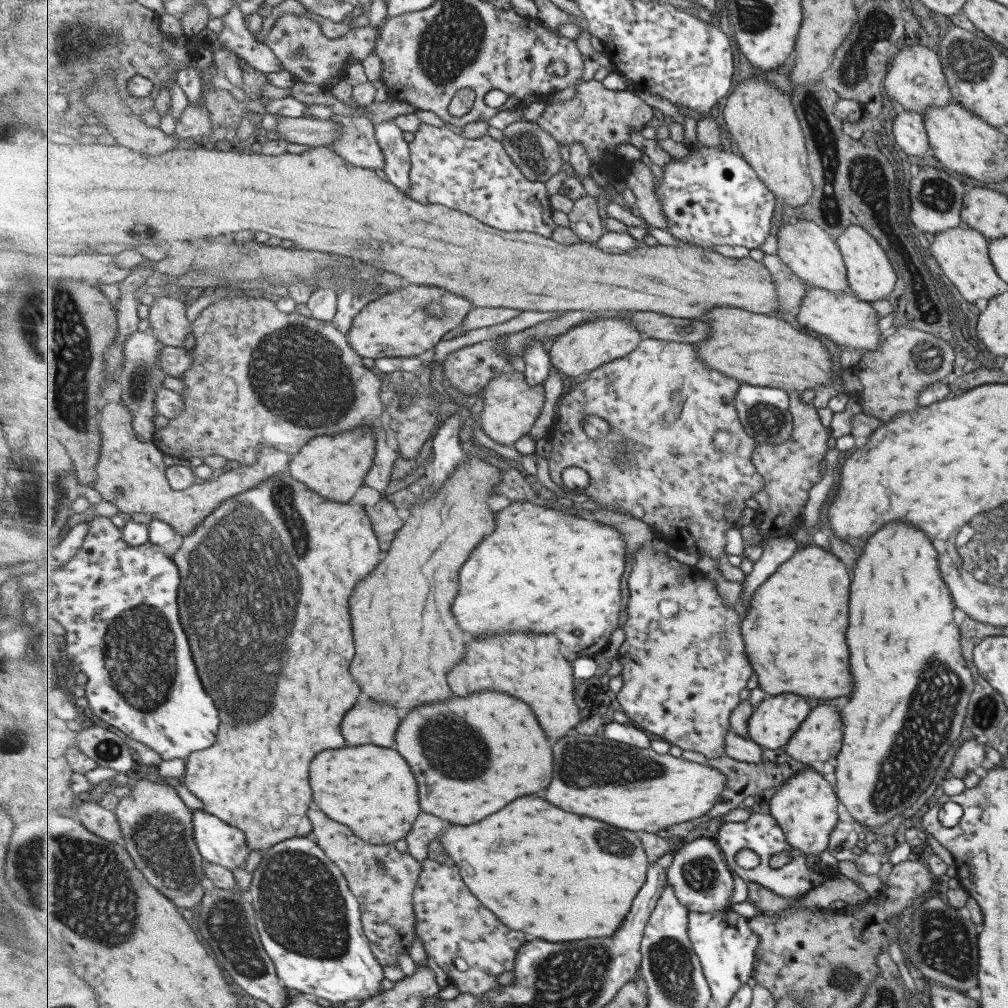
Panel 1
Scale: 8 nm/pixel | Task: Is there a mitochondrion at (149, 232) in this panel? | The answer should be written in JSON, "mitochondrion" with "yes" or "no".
{"mitochondrion":"no"}

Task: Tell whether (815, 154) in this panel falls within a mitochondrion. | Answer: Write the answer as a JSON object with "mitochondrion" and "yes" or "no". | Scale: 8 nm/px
{"mitochondrion":"yes"}

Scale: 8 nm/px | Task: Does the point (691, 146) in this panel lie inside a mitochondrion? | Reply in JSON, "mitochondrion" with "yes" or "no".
{"mitochondrion":"no"}

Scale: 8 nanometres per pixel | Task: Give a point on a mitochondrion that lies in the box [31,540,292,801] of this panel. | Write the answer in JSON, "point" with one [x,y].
{"point":[137,652]}

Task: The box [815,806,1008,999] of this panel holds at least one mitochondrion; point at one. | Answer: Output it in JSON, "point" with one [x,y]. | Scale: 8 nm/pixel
{"point":[943,942]}

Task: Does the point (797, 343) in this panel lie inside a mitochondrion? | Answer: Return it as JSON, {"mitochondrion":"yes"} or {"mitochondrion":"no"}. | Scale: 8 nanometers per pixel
{"mitochondrion":"no"}

